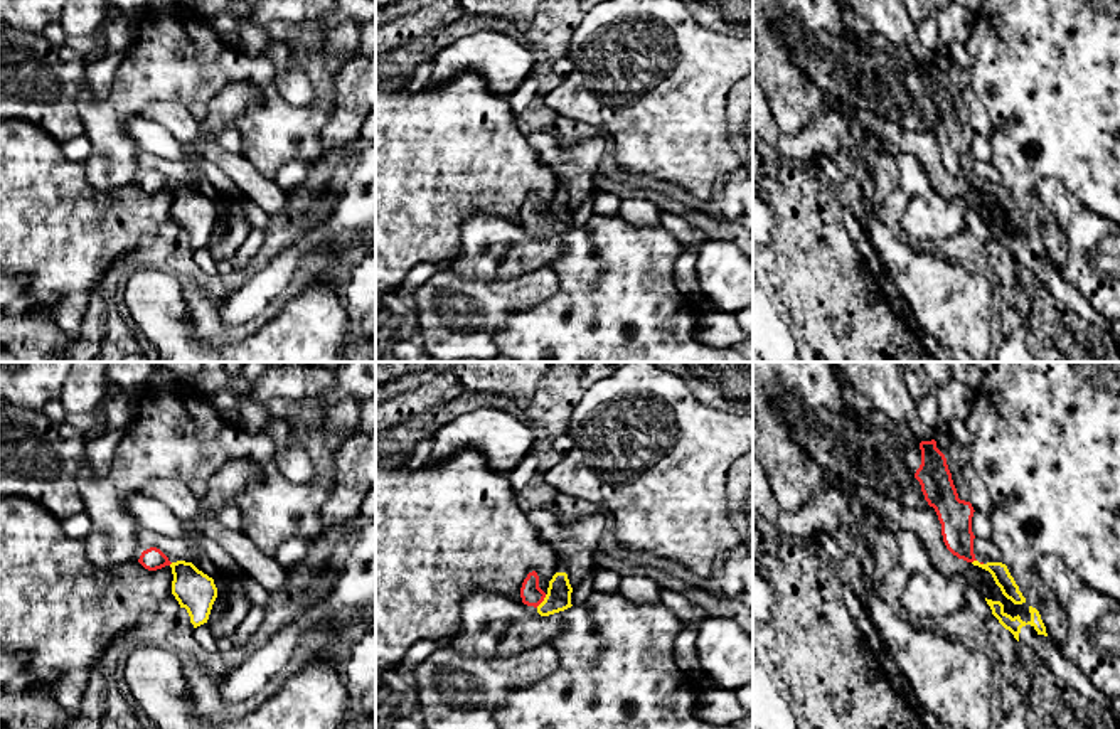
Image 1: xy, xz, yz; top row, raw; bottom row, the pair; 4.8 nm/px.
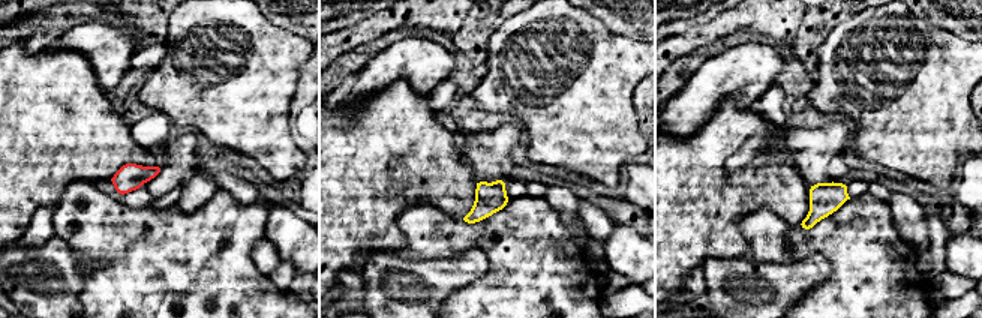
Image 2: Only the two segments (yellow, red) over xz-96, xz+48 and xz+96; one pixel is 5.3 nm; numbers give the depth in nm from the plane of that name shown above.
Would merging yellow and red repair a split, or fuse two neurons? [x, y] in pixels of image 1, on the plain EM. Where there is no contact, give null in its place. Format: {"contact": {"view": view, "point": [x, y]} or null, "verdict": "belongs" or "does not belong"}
{"contact": {"view": "xz", "point": [543, 224]}, "verdict": "belongs"}

